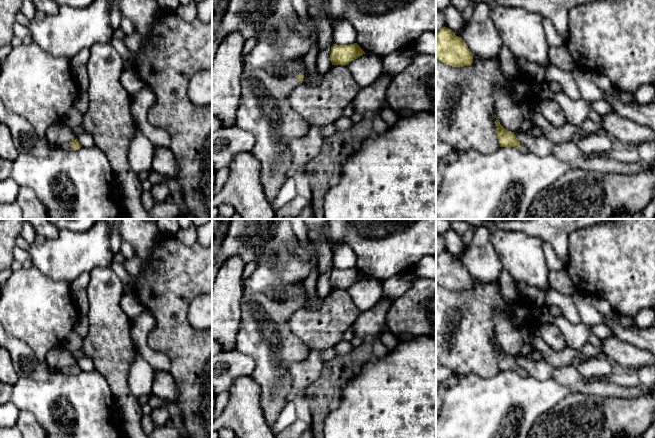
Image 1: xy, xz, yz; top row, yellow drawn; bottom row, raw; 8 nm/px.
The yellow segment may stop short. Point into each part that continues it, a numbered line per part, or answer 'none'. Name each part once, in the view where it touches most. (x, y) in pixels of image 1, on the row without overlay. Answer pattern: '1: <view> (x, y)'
1: xz (265, 336)

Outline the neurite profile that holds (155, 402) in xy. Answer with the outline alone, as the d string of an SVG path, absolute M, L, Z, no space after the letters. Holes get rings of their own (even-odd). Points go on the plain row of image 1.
M154 394L149 395L148 404L152 409L168 406L168 403L165 400L155 396Z

